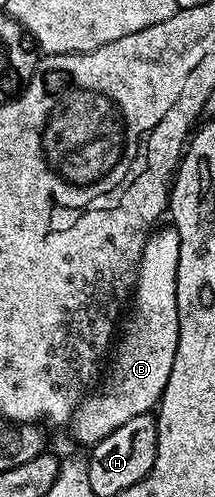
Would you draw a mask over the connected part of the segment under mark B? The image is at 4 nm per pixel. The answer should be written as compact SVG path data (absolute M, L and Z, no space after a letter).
M165 224L154 229L145 241L137 269L137 285L131 295L137 311L129 327L126 330L124 327L116 339L111 354L113 367L110 370L108 367L99 389L86 396L73 413L73 438L86 448L96 446L111 436L115 428L127 424L127 420L135 416L150 413L160 403L167 376L171 376L171 364L175 364L175 348L179 340L179 312L175 300L178 268L179 232L172 224Z

